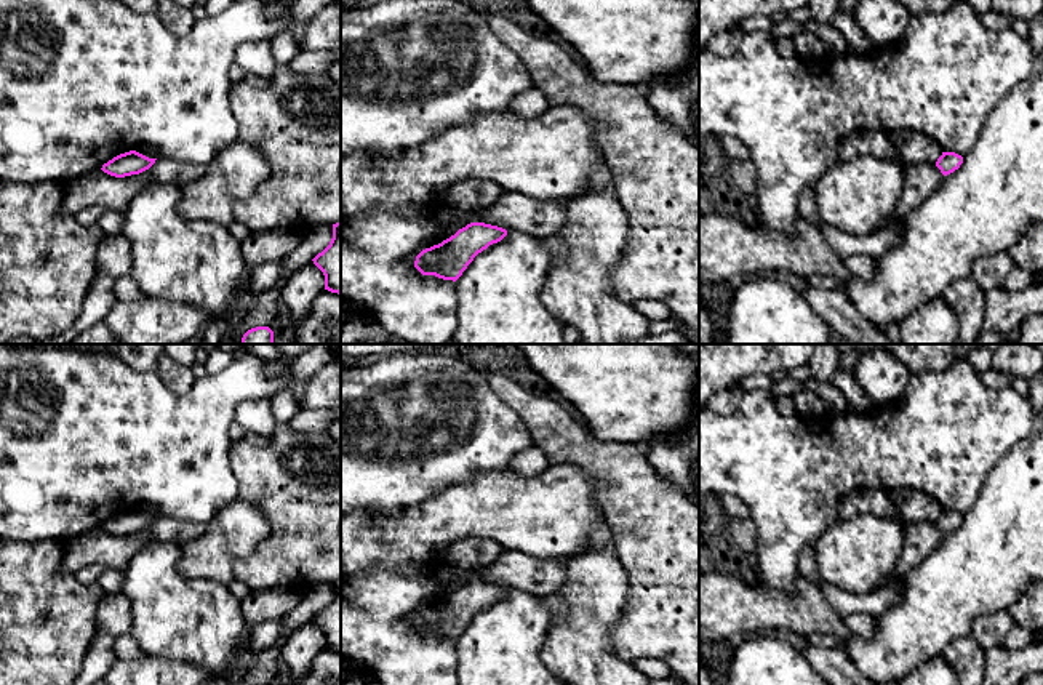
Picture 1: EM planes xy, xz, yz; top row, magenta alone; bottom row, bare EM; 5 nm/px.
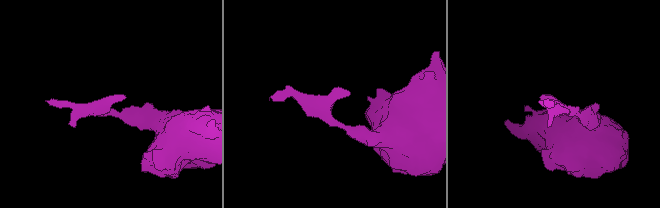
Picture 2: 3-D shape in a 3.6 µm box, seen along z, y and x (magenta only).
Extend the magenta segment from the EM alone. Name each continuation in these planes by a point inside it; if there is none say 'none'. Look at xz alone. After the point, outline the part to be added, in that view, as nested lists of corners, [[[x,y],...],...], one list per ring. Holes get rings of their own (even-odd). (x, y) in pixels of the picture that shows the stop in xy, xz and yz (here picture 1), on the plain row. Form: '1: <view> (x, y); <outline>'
none

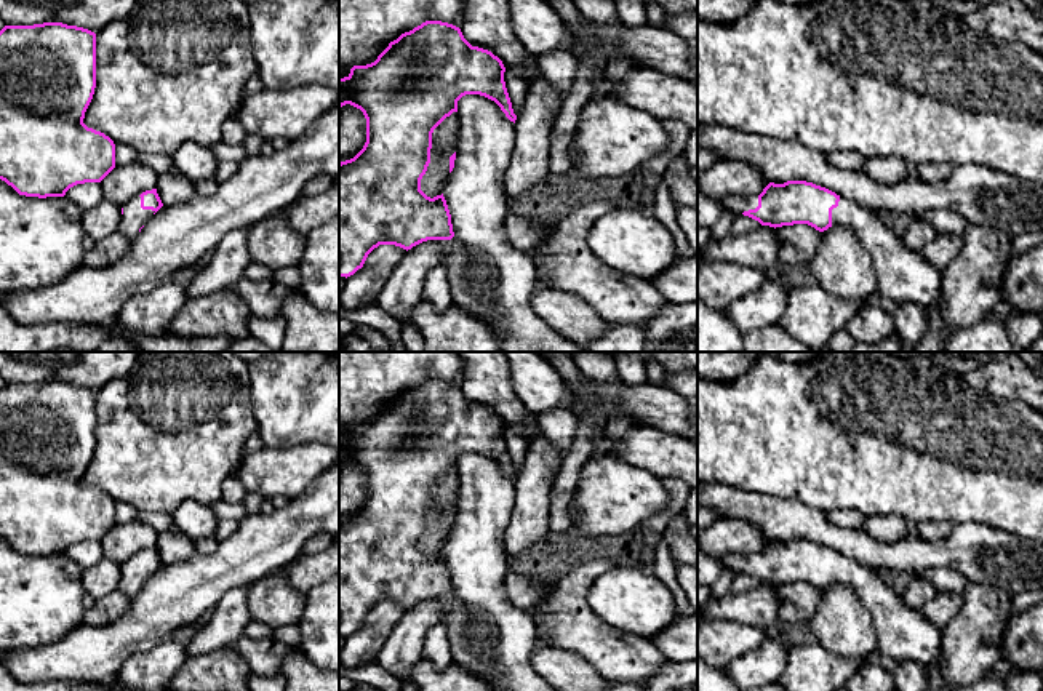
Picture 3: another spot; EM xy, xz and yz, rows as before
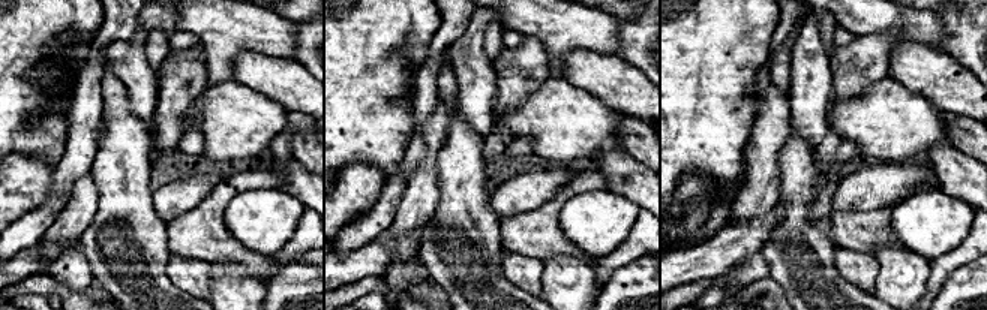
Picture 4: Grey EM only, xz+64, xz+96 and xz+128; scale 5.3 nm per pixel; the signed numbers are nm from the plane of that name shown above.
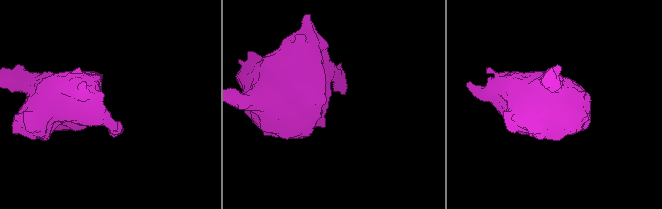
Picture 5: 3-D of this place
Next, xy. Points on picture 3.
1: xy (133, 576); [[[139,553],[128,560],[126,563],[123,563],[122,566],[123,573],[117,590],[128,598],[133,598],[139,592],[139,587],[146,584],[155,571],[152,568],[141,566]]]

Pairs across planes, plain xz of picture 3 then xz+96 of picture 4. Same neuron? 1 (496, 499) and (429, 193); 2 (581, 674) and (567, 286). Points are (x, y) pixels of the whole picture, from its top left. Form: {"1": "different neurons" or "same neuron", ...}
{"1": "different neurons", "2": "different neurons"}

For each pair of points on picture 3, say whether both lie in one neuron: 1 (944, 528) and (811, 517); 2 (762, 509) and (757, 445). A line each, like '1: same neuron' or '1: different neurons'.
1: different neurons
2: different neurons

